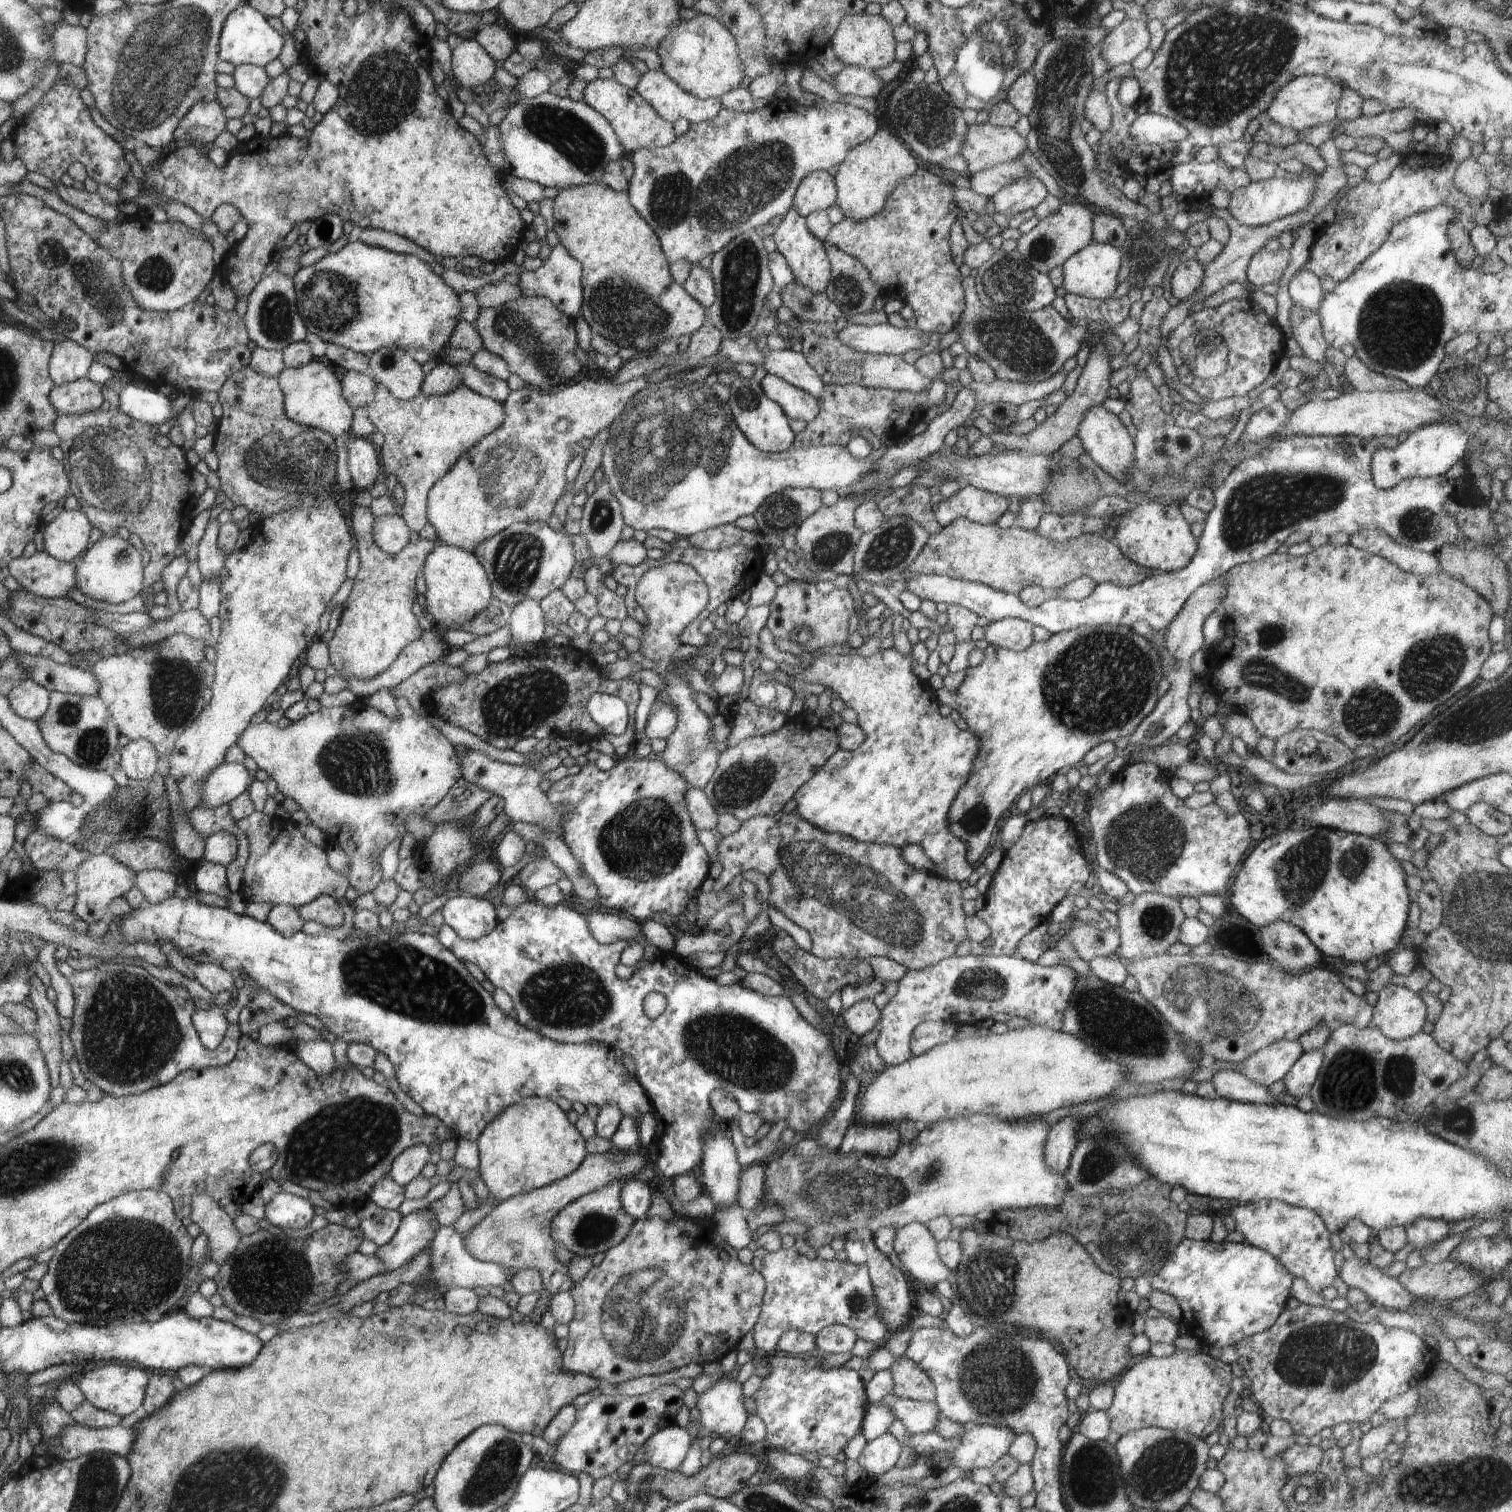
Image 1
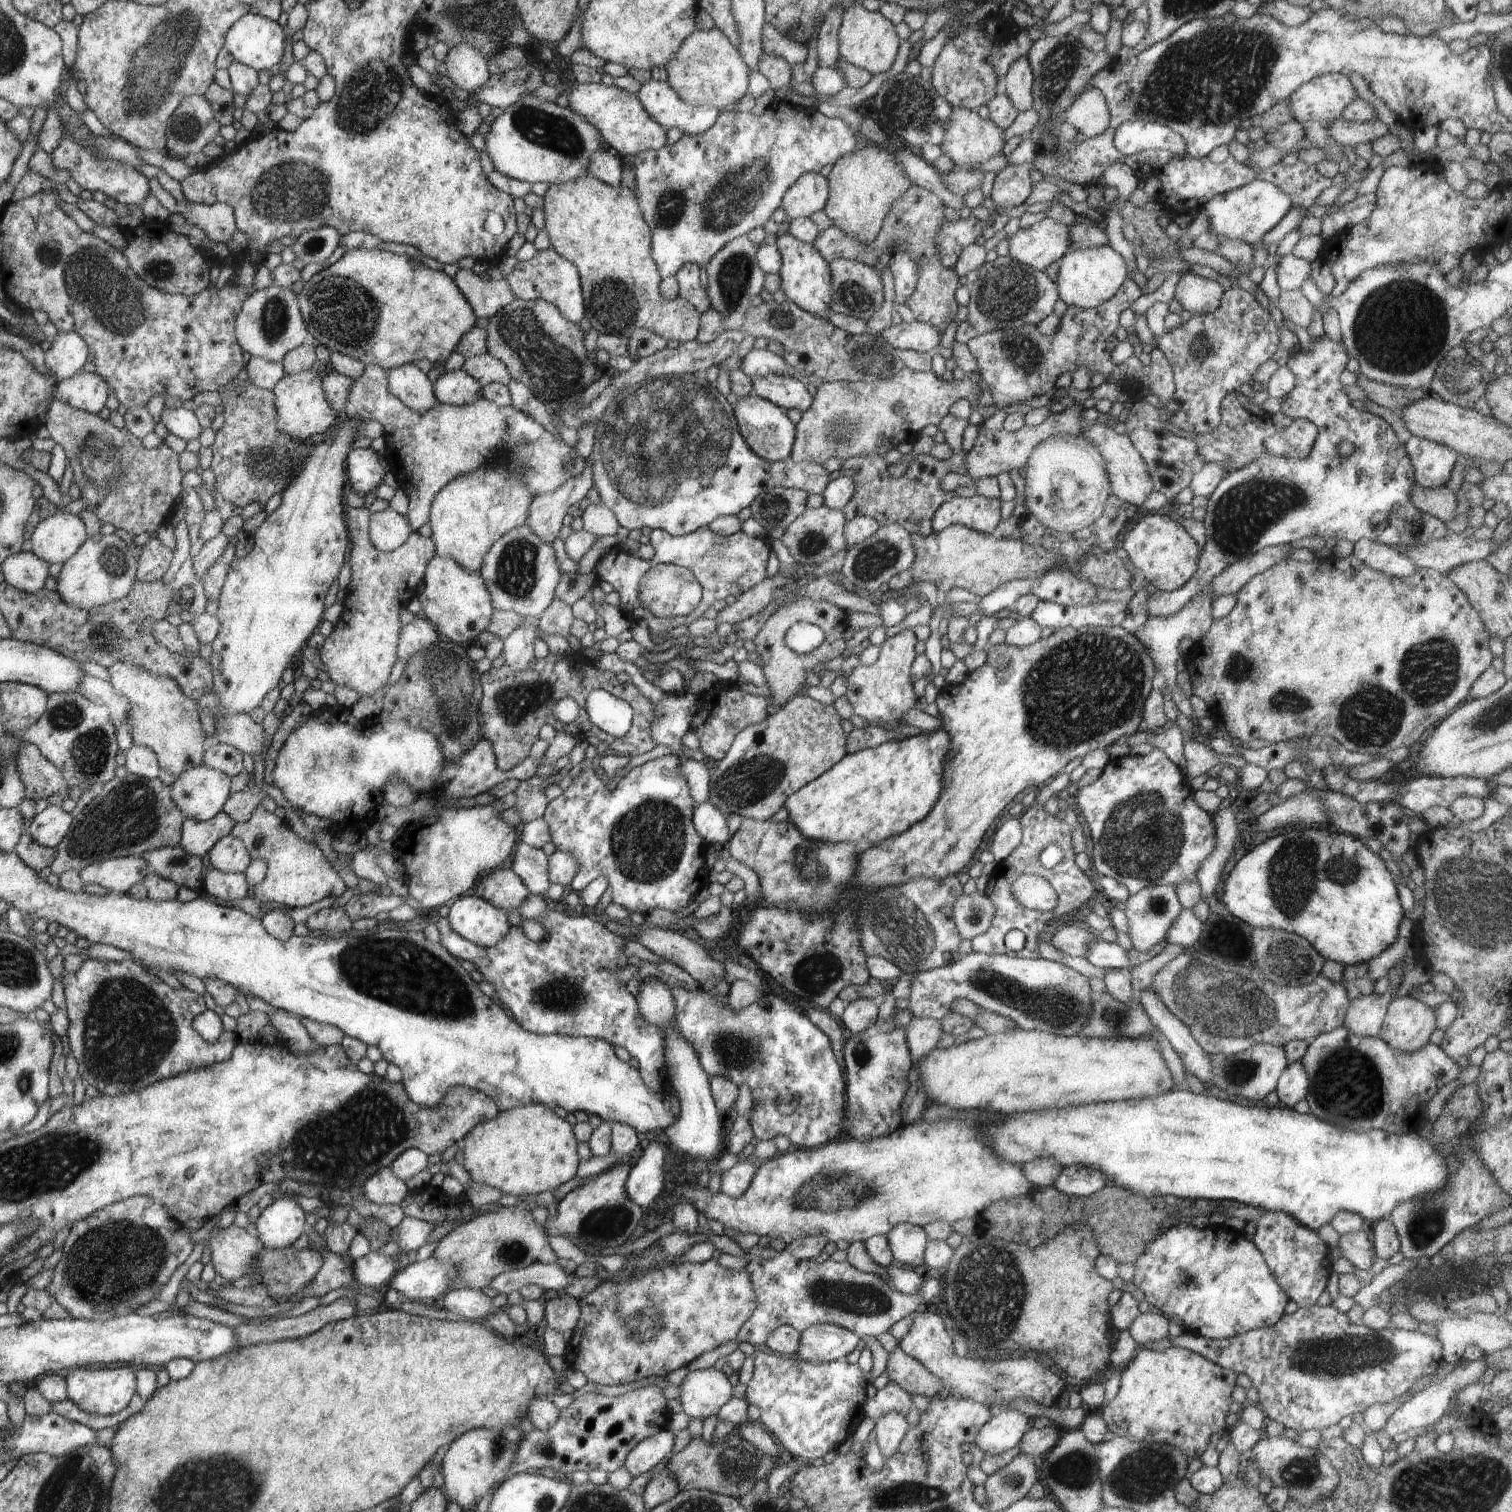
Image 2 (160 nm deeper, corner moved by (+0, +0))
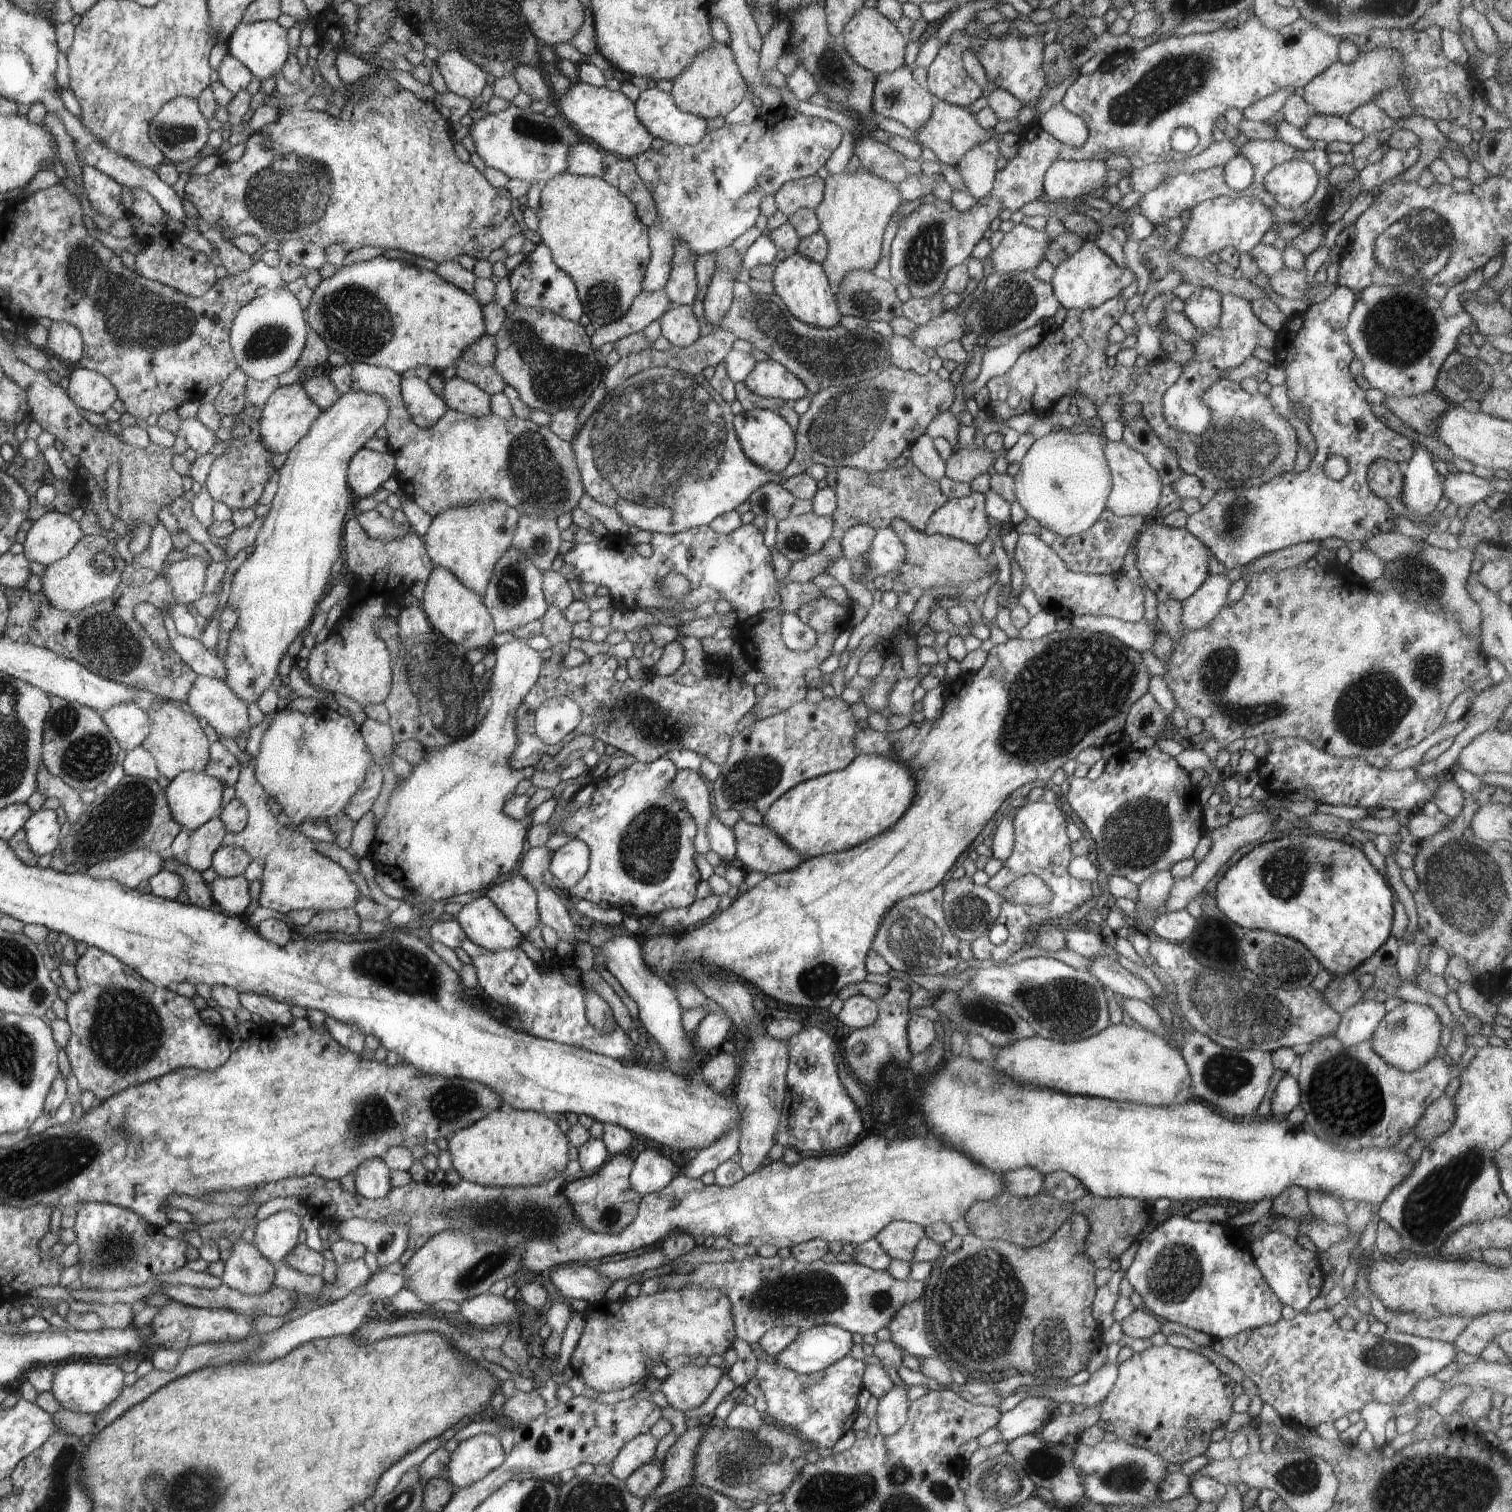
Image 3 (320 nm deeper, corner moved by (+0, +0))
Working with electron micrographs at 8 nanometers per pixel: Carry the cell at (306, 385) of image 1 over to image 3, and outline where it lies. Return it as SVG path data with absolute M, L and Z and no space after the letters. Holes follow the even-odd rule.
M300 381L277 387L268 397L265 407L262 409L260 420L260 436L265 446L273 451L273 454L286 454L298 441L309 432L313 422L321 416L321 407L312 399L312 396L301 387Z

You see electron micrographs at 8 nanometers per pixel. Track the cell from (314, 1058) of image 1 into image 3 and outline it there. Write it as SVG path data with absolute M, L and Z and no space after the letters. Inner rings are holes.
M255 992L239 993L239 1001L256 1019L274 1022L280 1026L289 1025L294 1020L289 1004L284 1001Z

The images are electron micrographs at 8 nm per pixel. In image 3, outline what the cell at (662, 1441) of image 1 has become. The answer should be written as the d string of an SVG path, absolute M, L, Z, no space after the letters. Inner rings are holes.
M650 1433L638 1435L622 1448L611 1462L610 1473L625 1481L639 1466L646 1464L656 1452L658 1441Z

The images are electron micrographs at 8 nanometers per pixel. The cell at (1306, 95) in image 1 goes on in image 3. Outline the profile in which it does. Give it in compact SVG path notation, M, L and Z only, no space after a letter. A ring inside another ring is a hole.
M1374 48L1367 53L1359 53L1352 62L1344 62L1338 59L1333 65L1330 65L1322 74L1306 83L1304 87L1304 98L1308 104L1311 104L1316 113L1323 115L1334 115L1345 117L1359 106L1372 103L1378 93L1391 89L1399 81L1399 73L1403 70L1403 54L1391 48Z

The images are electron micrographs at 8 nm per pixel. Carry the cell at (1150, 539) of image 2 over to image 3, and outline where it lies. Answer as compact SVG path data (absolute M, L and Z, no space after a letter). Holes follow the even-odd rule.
M1161 521L1147 526L1137 536L1133 549L1137 554L1136 568L1159 602L1182 601L1198 590L1208 578L1209 548L1191 532L1182 527L1169 527Z

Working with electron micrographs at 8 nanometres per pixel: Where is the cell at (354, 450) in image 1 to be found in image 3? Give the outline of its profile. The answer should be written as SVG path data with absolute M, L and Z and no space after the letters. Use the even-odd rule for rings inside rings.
M362 448L349 462L349 485L360 499L372 497L372 494L384 484L384 480L388 480L392 474L396 473L396 470L396 459L393 454L388 451L380 454L380 452L372 452L368 448Z

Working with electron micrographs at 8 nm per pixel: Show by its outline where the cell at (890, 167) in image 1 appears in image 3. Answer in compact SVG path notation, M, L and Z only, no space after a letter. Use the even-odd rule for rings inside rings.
M853 164L846 171L825 179L825 191L821 204L815 210L820 221L819 231L827 240L829 251L821 262L828 277L831 289L838 300L844 277L850 271L870 273L880 260L880 246L886 225L898 206L904 204L898 187L879 176Z

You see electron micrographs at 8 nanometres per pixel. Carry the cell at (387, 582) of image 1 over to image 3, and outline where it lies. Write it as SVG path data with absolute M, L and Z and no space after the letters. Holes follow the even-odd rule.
M352 516L345 524L344 540L345 569L357 576L348 595L349 606L343 610L326 640L311 648L306 670L314 687L344 694L364 708L383 703L392 692L393 656L373 628L374 620L386 614L386 594L392 592L386 584L398 584L396 590L402 590L400 584L408 578L406 586L410 588L414 582L426 582L434 566L425 539L412 531L391 541L381 541L364 530L358 518Z

